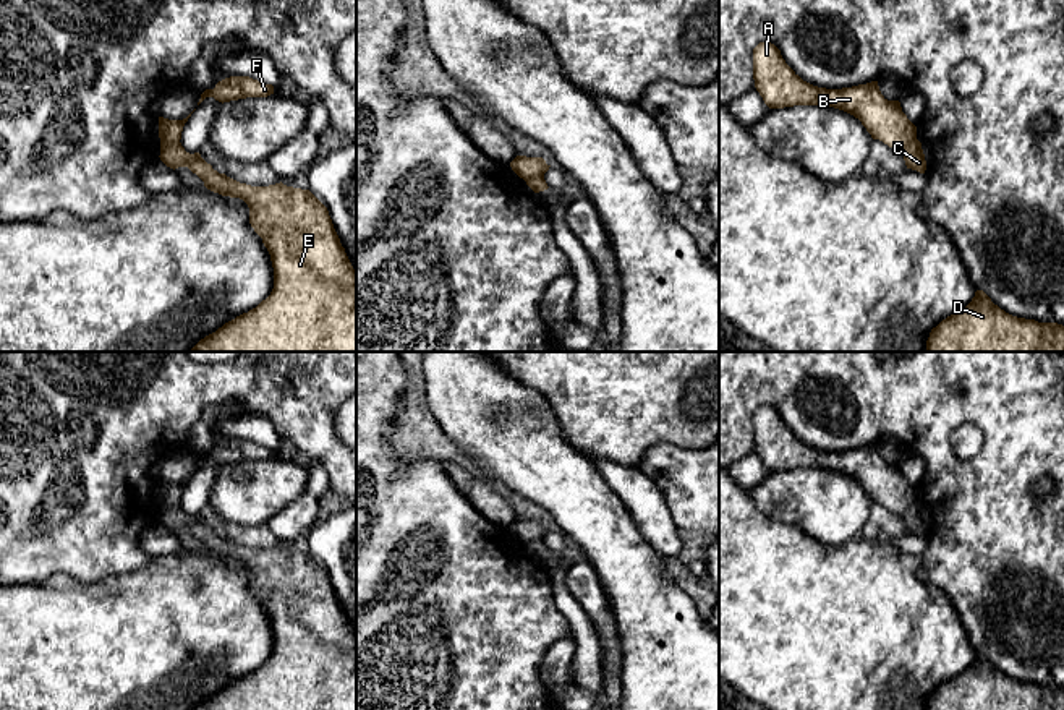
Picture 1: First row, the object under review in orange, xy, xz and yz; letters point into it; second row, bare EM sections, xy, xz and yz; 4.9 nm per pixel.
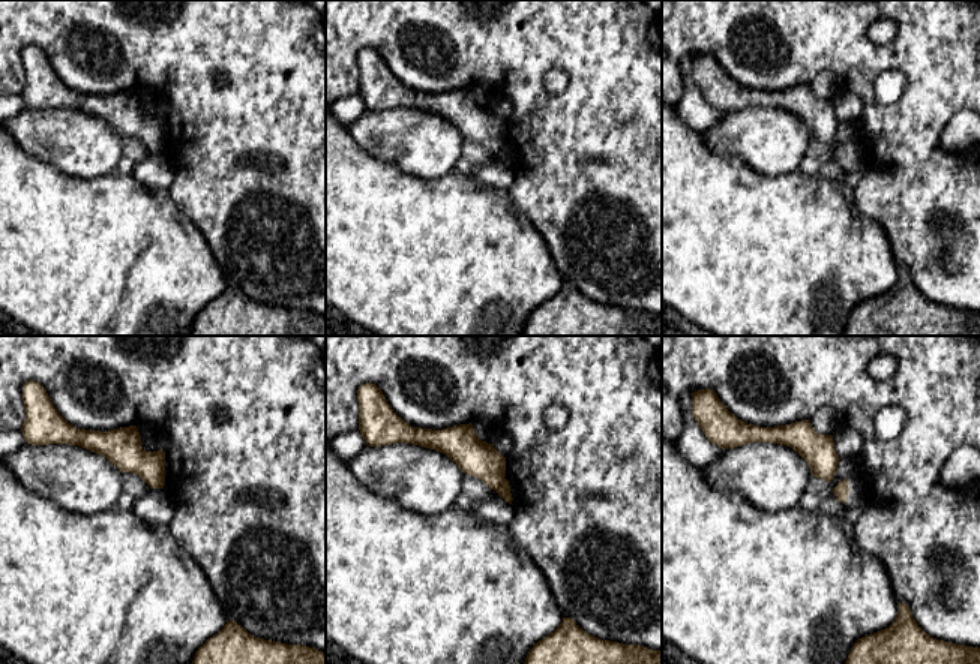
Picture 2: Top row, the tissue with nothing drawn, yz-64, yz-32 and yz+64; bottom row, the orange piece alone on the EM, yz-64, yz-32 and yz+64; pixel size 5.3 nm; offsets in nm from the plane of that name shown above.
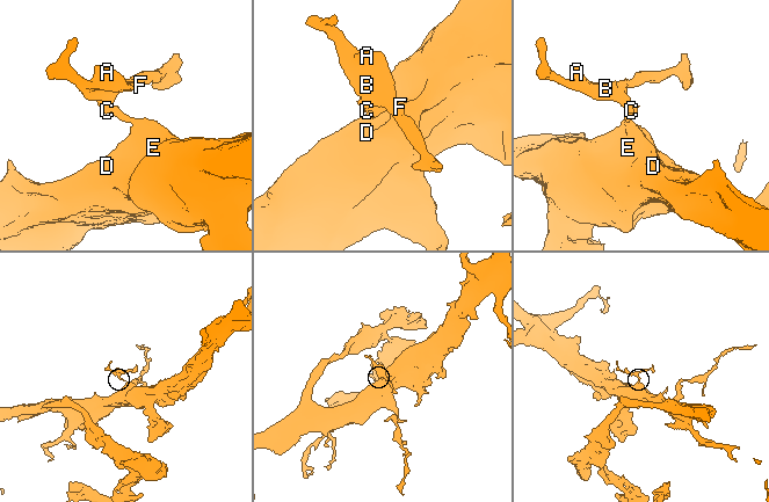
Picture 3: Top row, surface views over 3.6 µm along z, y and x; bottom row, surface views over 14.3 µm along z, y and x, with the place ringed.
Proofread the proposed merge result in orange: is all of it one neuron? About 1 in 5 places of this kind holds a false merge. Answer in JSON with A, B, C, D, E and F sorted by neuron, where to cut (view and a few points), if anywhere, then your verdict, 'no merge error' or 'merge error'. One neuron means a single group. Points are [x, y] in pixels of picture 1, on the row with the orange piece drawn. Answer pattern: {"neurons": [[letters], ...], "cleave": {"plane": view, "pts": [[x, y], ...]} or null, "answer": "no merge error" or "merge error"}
{"neurons": [["A", "B", "F"], ["C", "D", "E"]], "cleave": {"plane": "xy", "pts": [[178, 141], [169, 143], [161, 149]]}, "answer": "merge error"}

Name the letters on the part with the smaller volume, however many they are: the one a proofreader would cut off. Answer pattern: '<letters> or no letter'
A, B, F

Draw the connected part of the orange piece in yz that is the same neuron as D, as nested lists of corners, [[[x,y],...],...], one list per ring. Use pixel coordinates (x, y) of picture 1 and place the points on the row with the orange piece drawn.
[[[977,290],[965,308],[931,329],[926,352],[1064,352],[1064,326],[1012,316]]]

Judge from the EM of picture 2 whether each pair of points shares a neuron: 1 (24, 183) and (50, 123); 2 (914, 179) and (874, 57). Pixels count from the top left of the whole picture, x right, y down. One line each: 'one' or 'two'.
1: two
2: one

